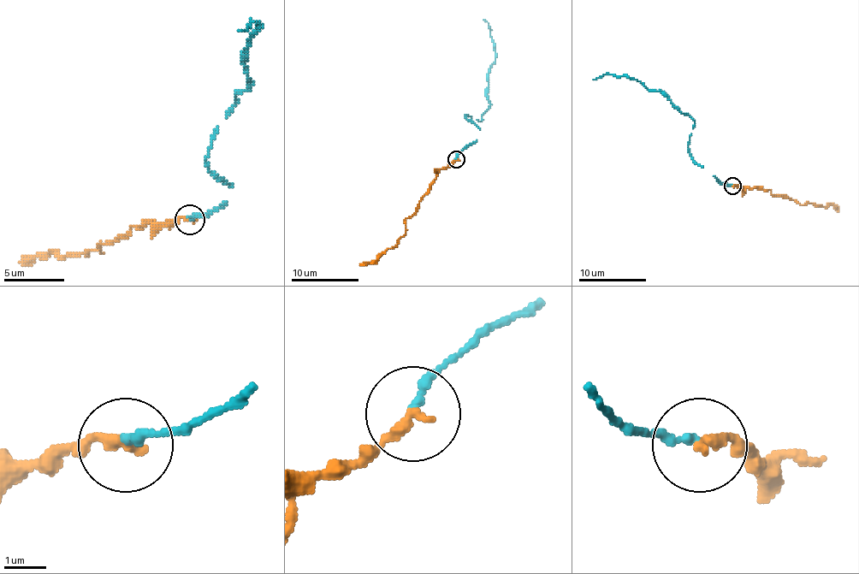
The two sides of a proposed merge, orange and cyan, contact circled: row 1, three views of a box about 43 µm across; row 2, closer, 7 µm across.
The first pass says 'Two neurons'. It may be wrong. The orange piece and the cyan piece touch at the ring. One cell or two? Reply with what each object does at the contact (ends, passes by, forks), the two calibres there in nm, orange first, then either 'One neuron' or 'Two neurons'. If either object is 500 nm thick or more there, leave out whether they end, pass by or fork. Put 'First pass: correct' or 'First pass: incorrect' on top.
First pass: incorrect
At the ring orange ends. At the ring cyan ends. Thickness 280 nm (orange) against 200 nm. One neuron

